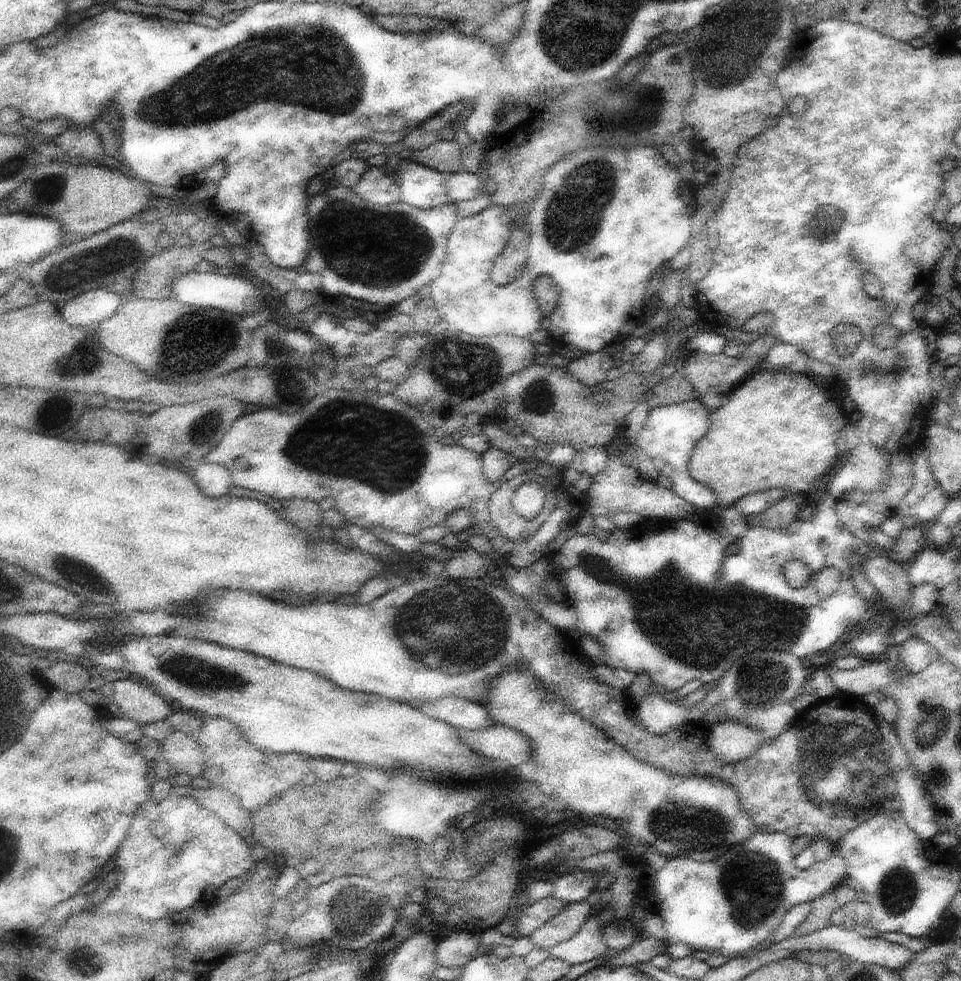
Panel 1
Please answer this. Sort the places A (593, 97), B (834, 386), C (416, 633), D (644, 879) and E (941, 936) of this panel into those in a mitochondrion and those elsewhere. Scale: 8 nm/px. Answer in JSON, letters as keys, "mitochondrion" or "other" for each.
{"A":"other","B":"other","C":"mitochondrion","D":"other","E":"other"}

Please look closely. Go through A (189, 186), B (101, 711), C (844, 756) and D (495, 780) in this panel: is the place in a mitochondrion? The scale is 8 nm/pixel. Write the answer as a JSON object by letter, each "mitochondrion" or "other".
{"A":"other","B":"other","C":"mitochondrion","D":"other"}

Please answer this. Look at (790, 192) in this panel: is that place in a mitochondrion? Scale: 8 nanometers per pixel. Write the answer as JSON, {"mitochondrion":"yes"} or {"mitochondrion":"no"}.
{"mitochondrion":"no"}

